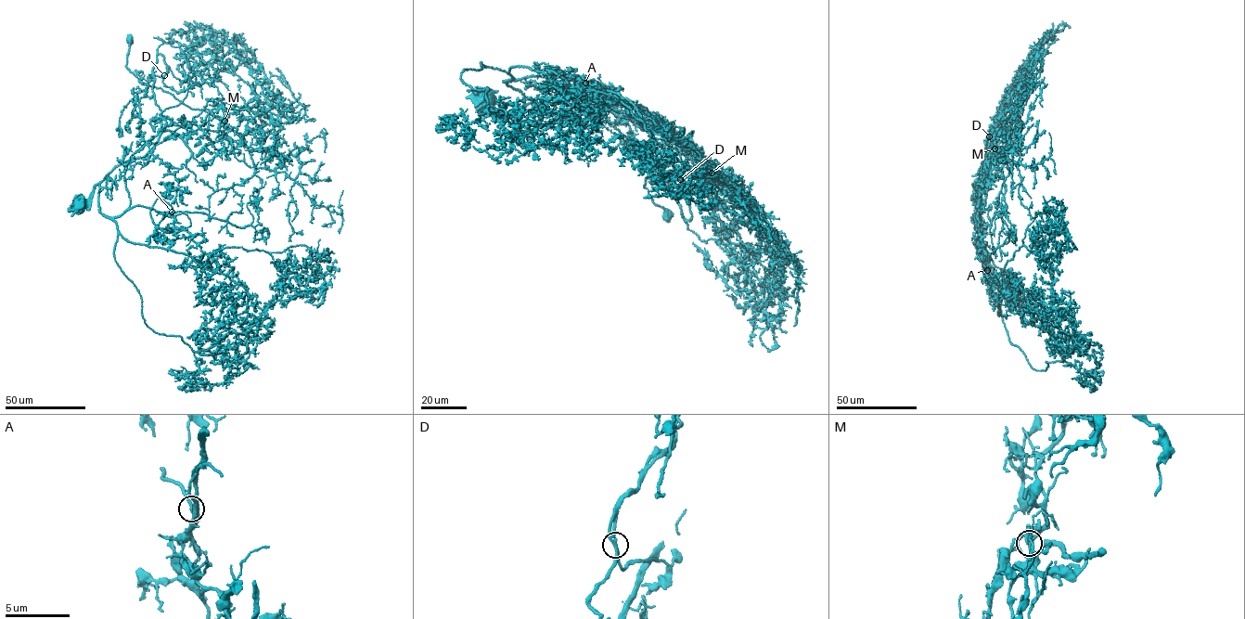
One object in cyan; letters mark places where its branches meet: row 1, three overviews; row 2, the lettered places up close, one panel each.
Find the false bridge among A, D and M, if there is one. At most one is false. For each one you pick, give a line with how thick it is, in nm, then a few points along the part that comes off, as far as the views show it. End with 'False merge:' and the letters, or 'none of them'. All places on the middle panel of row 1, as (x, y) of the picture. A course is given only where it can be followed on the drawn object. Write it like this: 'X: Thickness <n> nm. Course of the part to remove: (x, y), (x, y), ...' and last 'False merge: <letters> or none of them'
M: Thickness 140 nm. Course of the part to remove: (711, 173), (700, 164), (719, 173), (717, 186), (676, 160), (647, 177), (644, 187), (667, 221)
False merge: M

